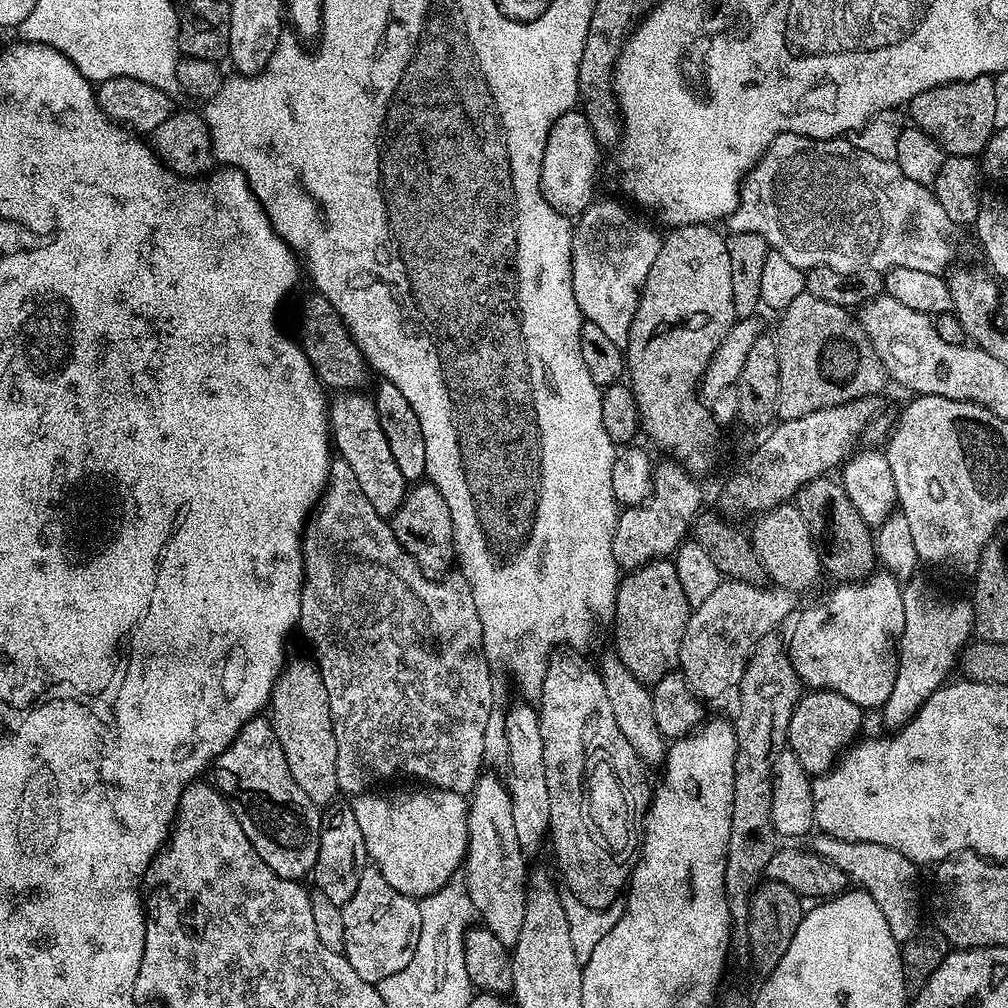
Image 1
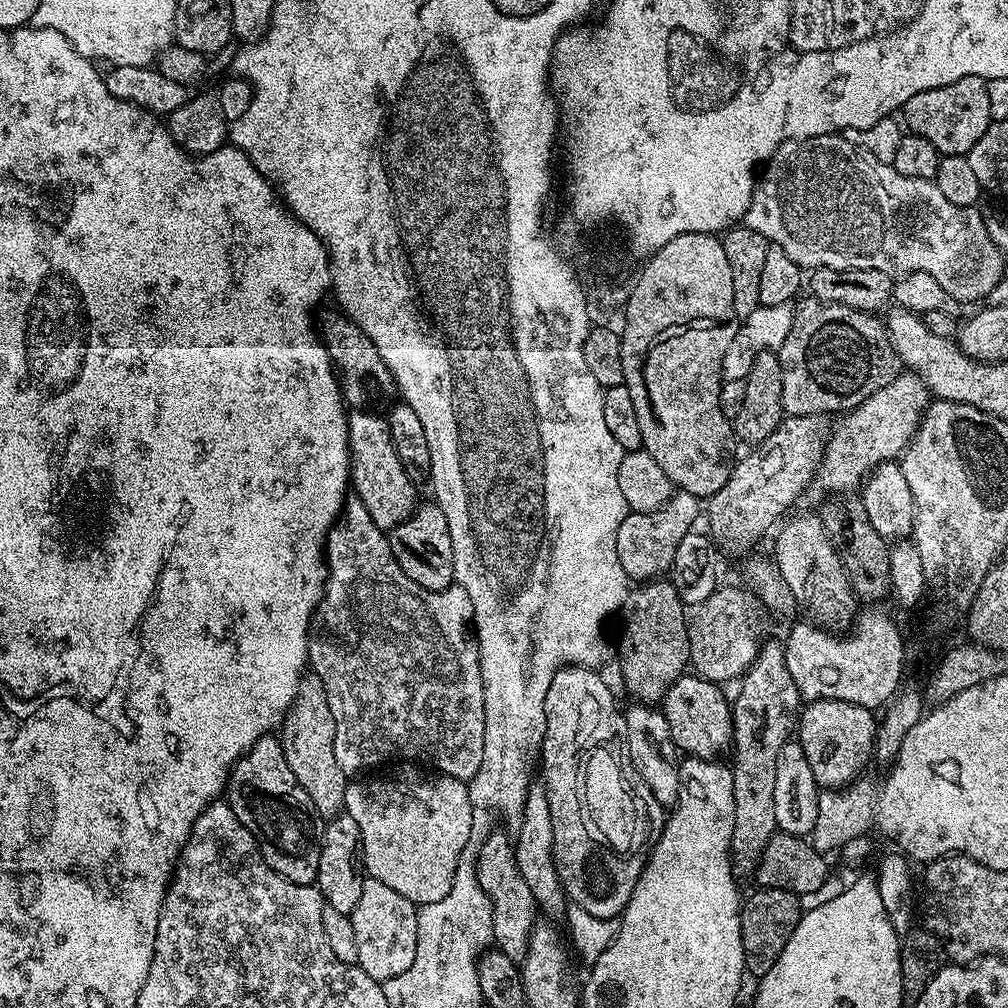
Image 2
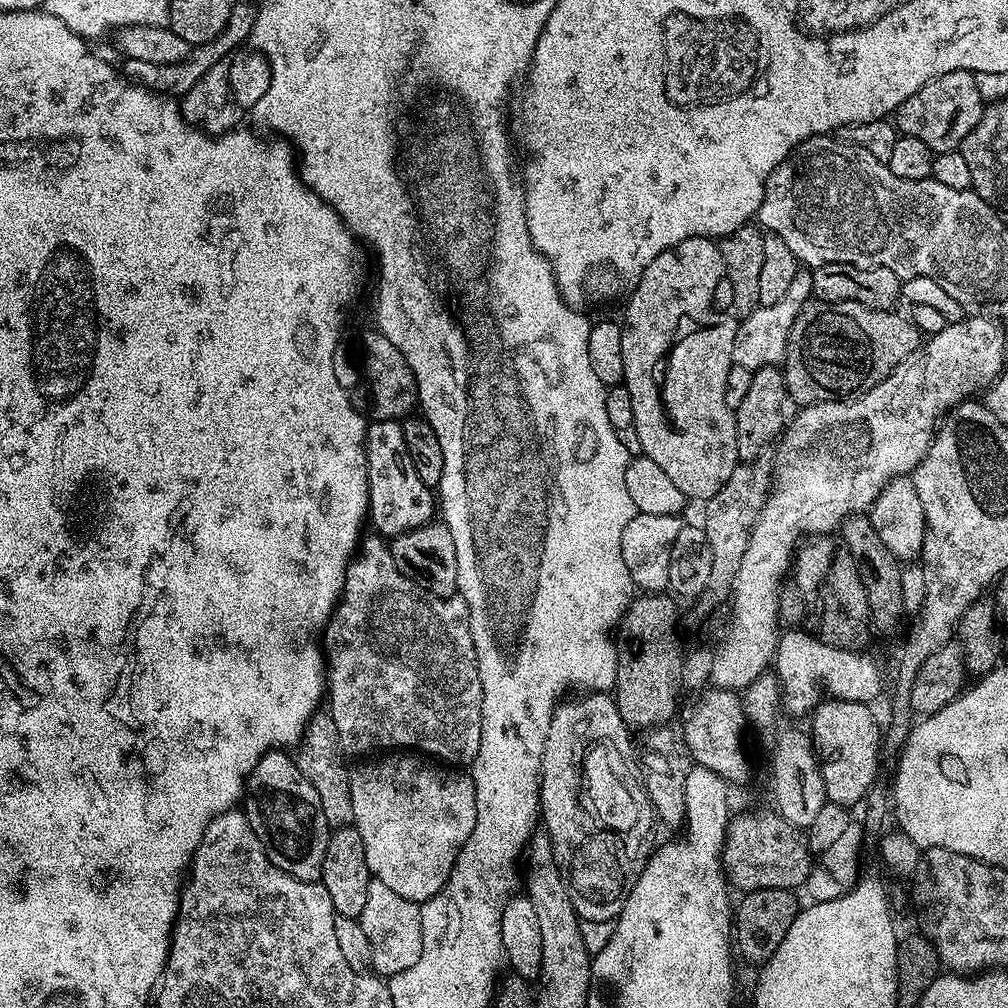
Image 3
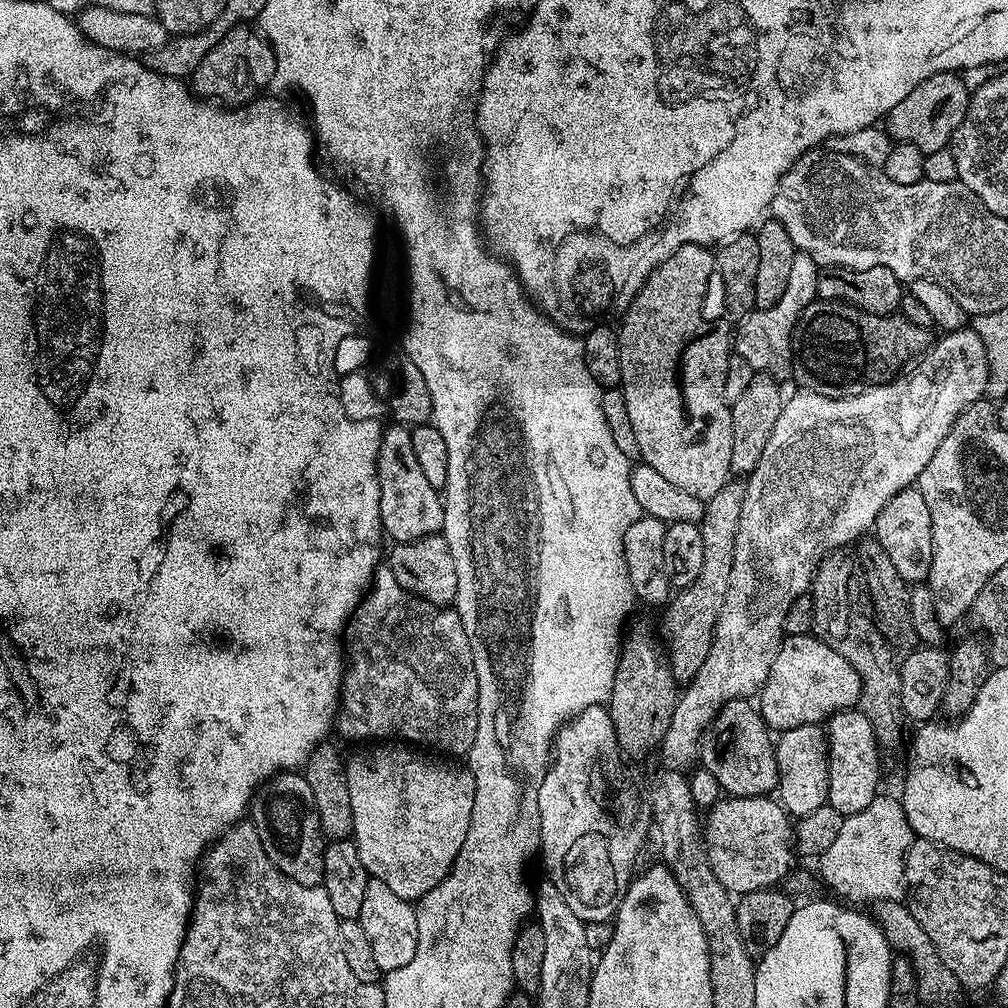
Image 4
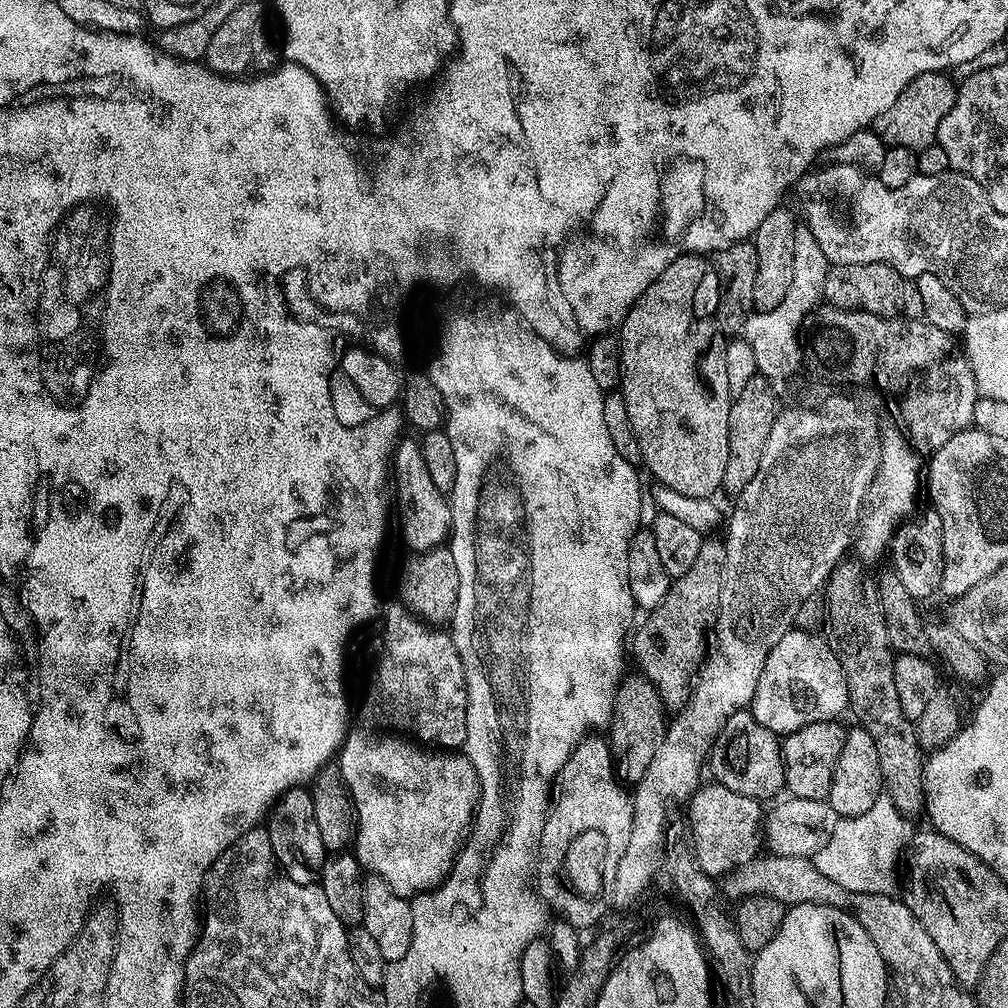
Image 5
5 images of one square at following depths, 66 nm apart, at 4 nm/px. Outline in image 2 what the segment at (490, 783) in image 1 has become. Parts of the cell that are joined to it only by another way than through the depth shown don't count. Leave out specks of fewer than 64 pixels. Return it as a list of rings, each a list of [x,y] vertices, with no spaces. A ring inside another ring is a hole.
[[[492,830],[484,837],[484,843],[476,857],[476,877],[480,889],[492,899],[492,938],[495,947],[506,958],[523,961],[532,928],[538,923],[538,909],[534,902],[534,894],[530,894],[530,886],[526,886],[526,878],[518,874],[516,850],[513,841],[504,832]]]

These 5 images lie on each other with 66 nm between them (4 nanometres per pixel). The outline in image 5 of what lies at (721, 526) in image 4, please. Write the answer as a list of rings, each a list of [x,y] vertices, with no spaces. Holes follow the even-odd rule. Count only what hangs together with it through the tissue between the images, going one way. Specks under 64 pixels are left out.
[[[701,539],[698,559],[686,574],[673,579],[666,598],[658,607],[651,609],[644,625],[635,629],[630,640],[630,652],[640,663],[639,671],[655,685],[665,709],[679,710],[690,698],[694,674],[704,663],[710,644],[710,629],[715,625],[720,609],[722,574],[726,570],[724,540]],[[640,628],[640,629],[639,629]],[[636,636],[636,637],[635,637]],[[705,647],[705,648],[704,648]]]

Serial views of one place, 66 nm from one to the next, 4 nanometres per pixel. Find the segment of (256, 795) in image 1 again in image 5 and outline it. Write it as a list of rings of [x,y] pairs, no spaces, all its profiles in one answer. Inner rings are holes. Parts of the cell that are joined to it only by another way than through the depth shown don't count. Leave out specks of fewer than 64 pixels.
[[[297,786],[283,792],[266,817],[266,827],[272,854],[284,875],[299,884],[316,884],[324,871],[326,853],[322,837],[318,834],[318,822],[314,819],[314,798],[311,791],[307,787]]]

